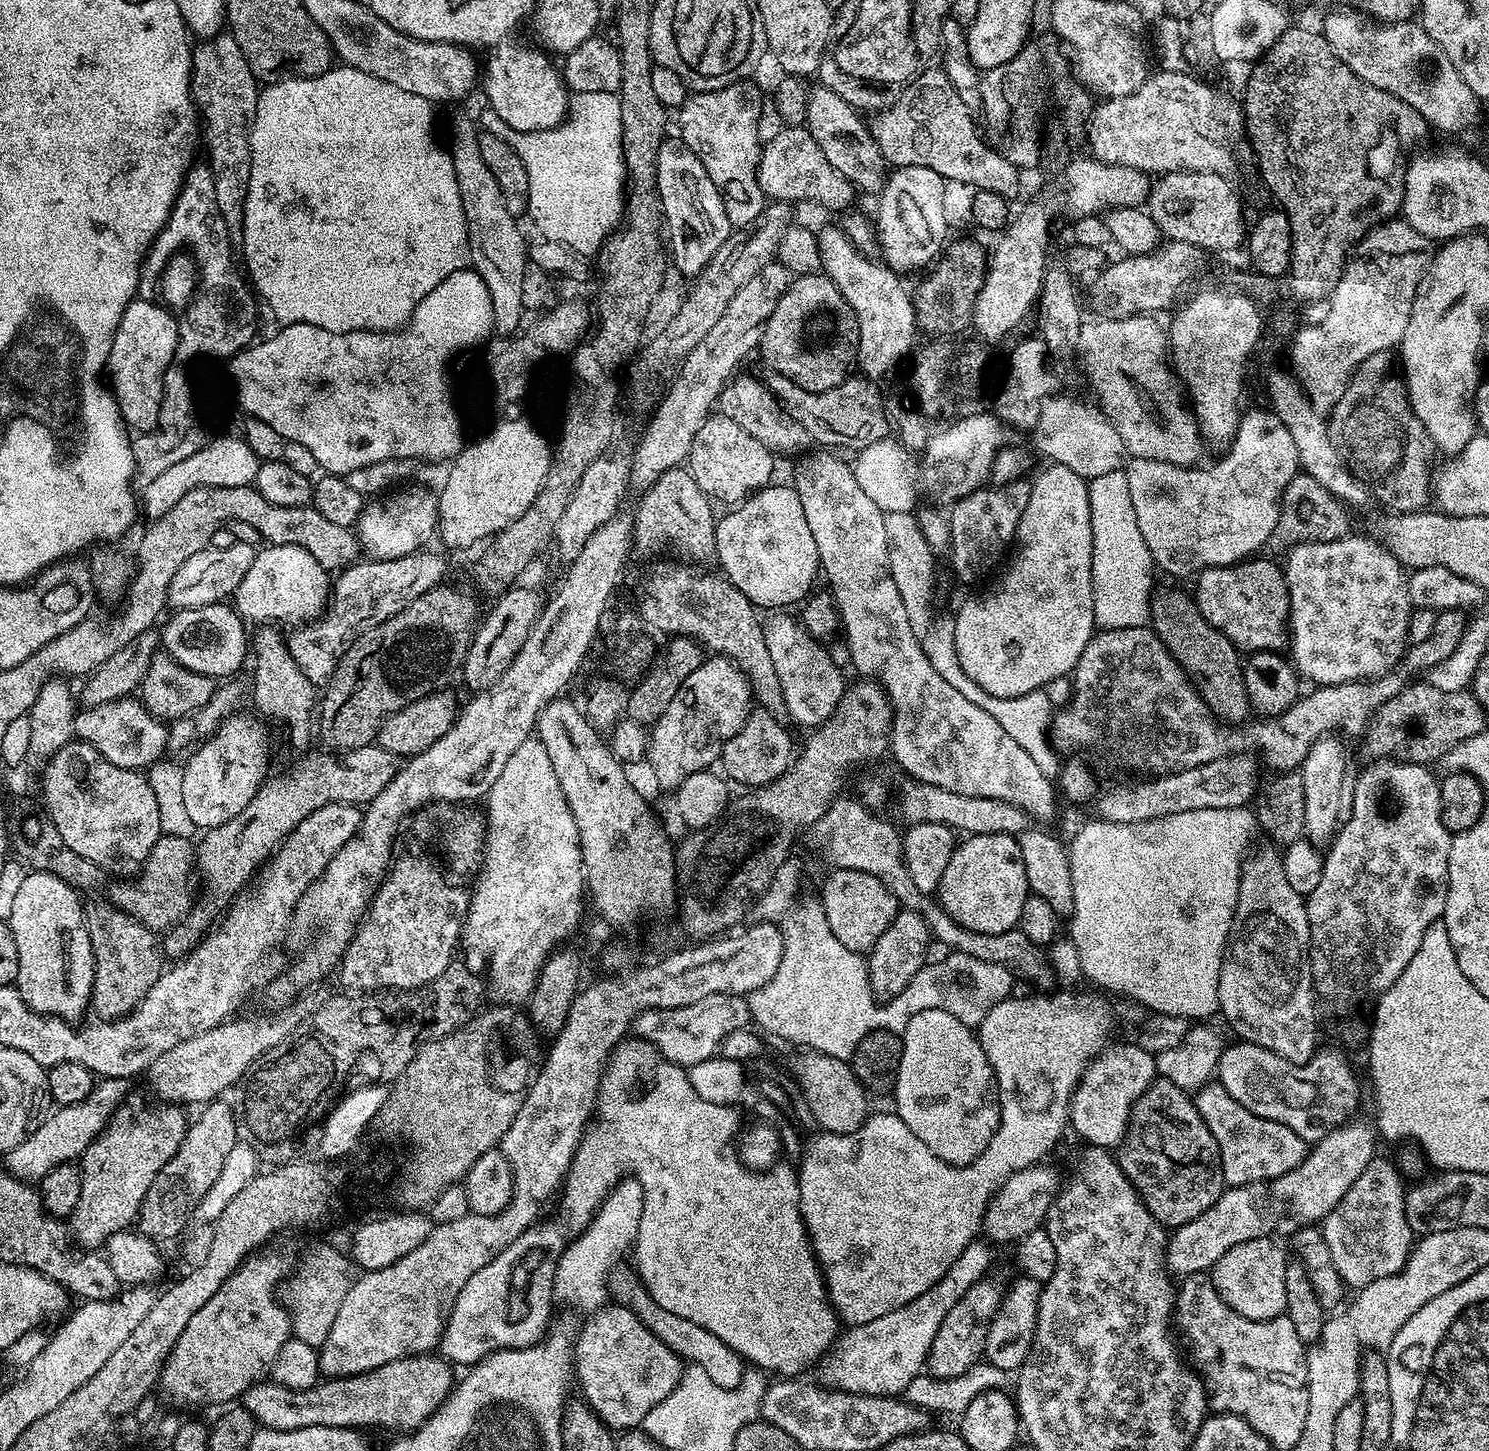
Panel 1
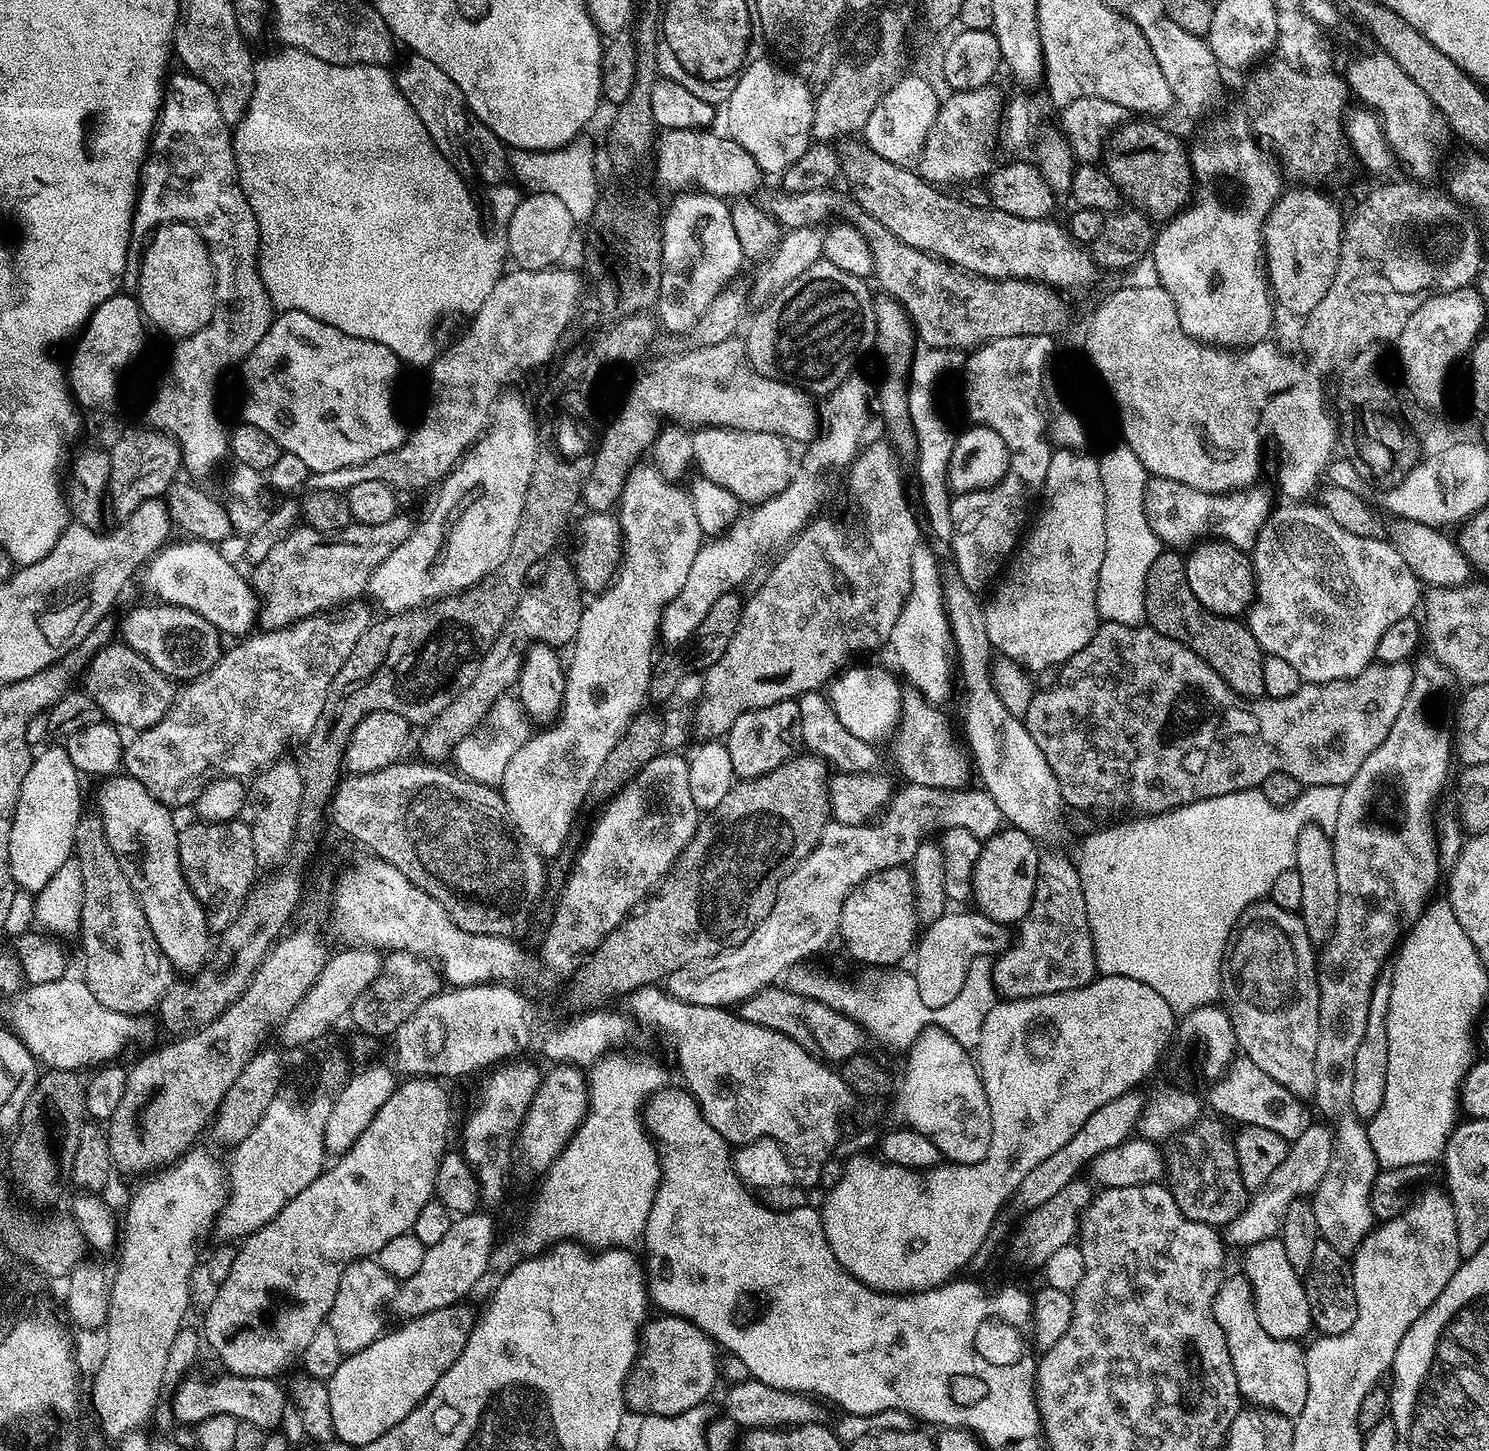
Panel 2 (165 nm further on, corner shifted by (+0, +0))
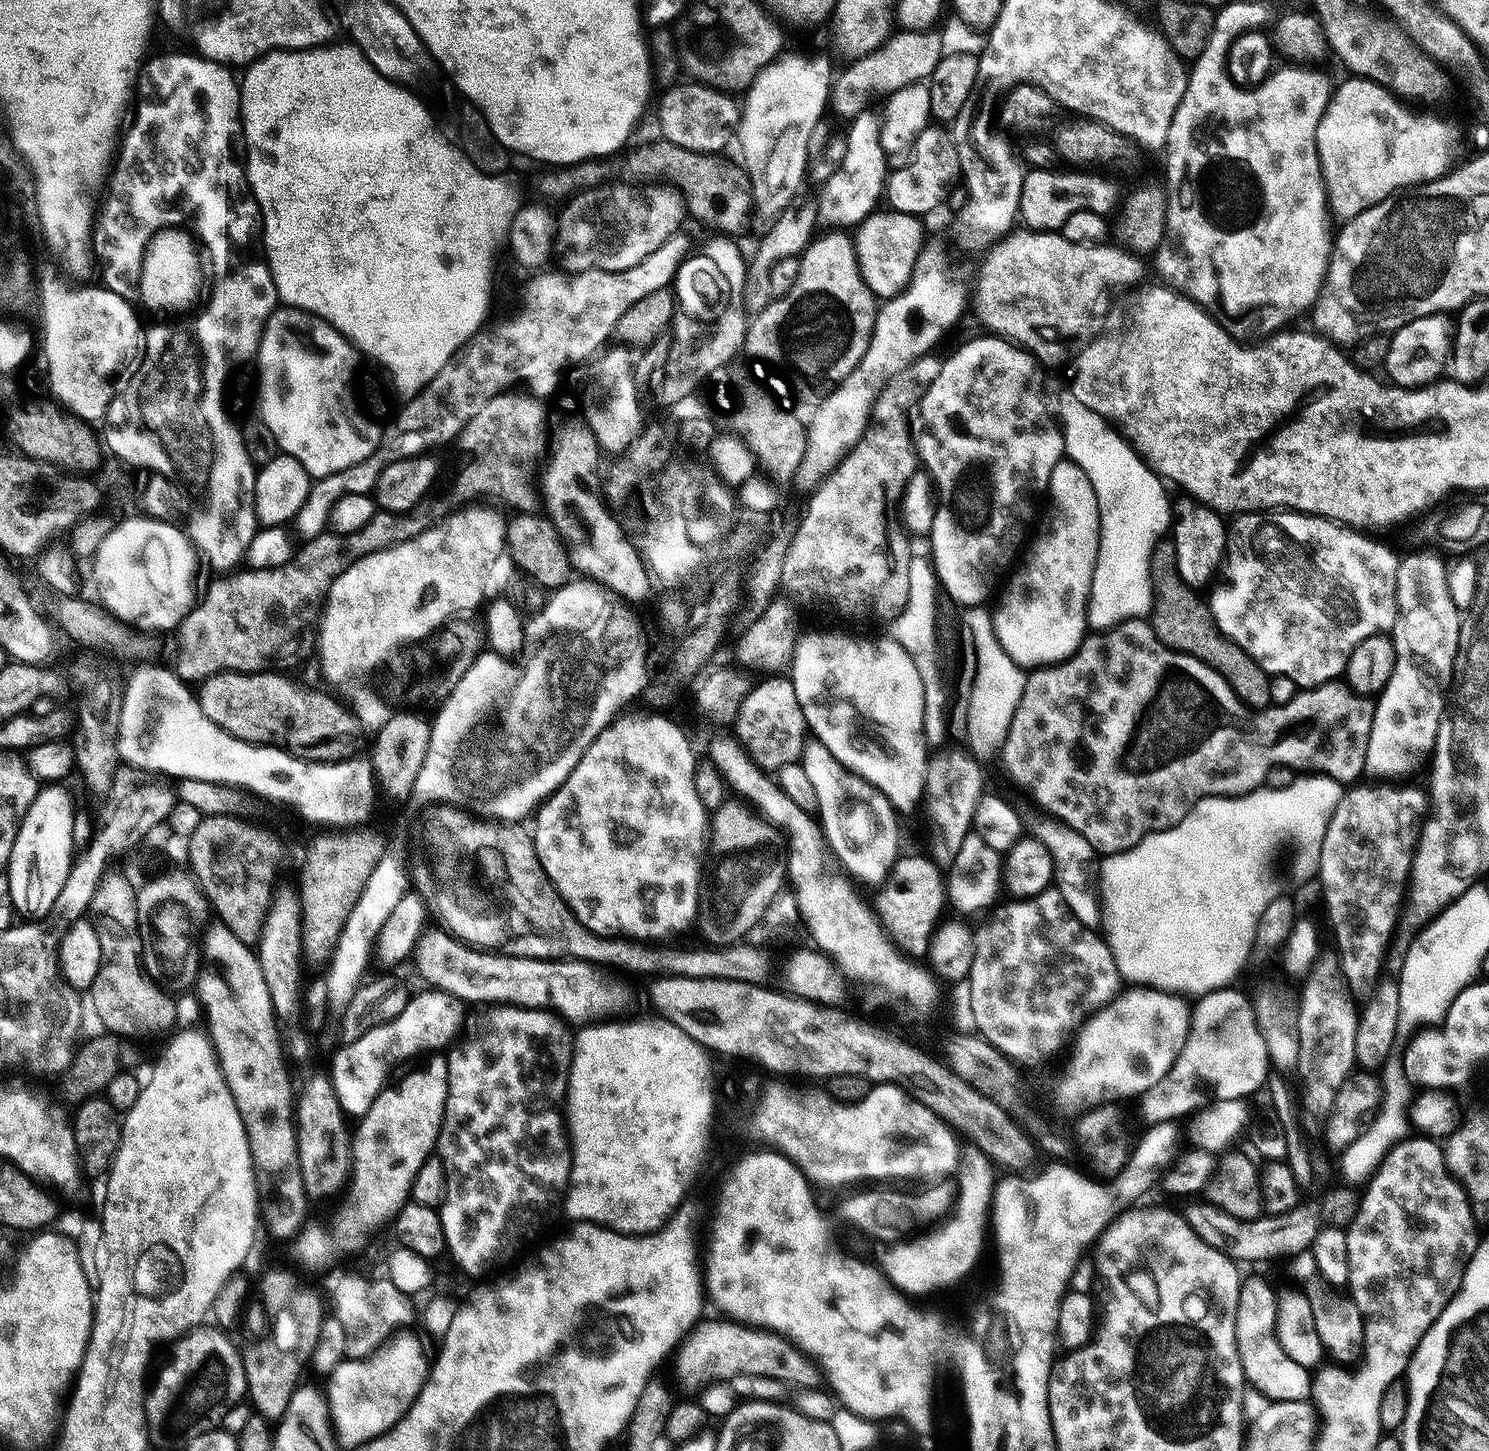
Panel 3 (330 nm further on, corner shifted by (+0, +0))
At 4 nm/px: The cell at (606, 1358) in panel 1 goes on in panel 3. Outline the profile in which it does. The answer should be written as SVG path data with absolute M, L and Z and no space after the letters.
M701 1319L680 1341L675 1360L677 1359L676 1372L682 1383L704 1386L712 1381L731 1379L733 1376L754 1375L776 1379L784 1386L793 1384L796 1390L821 1387L822 1373L819 1364L805 1352L801 1352L791 1340L759 1326L745 1326L740 1322L724 1320Z

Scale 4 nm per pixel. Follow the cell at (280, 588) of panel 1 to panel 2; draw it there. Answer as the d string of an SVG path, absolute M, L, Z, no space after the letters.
M191 538L181 539L181 544L175 544L175 542L169 542L164 545L154 556L151 557L143 565L142 568L142 576L144 572L144 584L149 588L150 591L153 592L155 599L159 601L161 604L173 604L174 606L178 606L179 608L185 608L186 610L194 610L194 614L202 614L202 618L206 618L206 622L210 622L216 627L217 632L221 634L227 634L229 632L230 635L236 636L232 638L240 638L243 637L246 633L249 633L253 628L251 628L252 623L253 626L257 623L258 620L258 597L256 595L255 589L252 587L251 583L247 579L244 580L240 577L240 568L237 565L231 564L230 562L226 562L225 559L219 556L219 550L217 545L208 544L204 540L193 540Z

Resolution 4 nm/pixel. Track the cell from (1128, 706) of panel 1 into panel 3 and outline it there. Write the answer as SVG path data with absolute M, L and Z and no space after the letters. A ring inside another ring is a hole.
M1147 619L1124 620L1112 628L1096 630L1085 635L1084 641L1080 643L1075 654L1067 656L1059 664L1041 666L1027 673L1022 698L1018 702L1018 710L1014 710L1014 718L1010 722L1010 730L998 753L998 760L1004 763L1005 774L1022 791L1029 792L1036 799L1037 806L1045 808L1049 812L1047 815L1053 821L1059 822L1071 832L1080 834L1086 842L1090 842L1090 846L1096 849L1097 853L1111 854L1130 850L1150 833L1161 832L1182 822L1182 818L1186 818L1186 814L1191 810L1193 804L1197 804L1207 796L1245 796L1246 793L1261 787L1272 768L1280 765L1293 770L1303 770L1308 774L1329 776L1342 786L1359 781L1366 772L1366 750L1370 742L1373 707L1371 699L1355 694L1347 683L1329 682L1320 684L1317 688L1297 691L1294 699L1286 704L1272 704L1266 708L1253 710L1237 698L1234 690L1230 690L1226 678L1222 678L1222 674L1218 674L1213 668L1206 666L1206 662L1188 656L1185 652L1175 652L1174 649L1167 648L1156 637L1152 625ZM1134 740L1156 740L1156 774L1152 774L1148 780L1146 778L1136 780L1132 776L1122 776L1116 770L1116 762L1122 752L1122 746L1130 750ZM1064 760L1070 766L1068 770L1090 770L1090 776L1054 776L1054 768L1058 766L1058 762L1064 762Z

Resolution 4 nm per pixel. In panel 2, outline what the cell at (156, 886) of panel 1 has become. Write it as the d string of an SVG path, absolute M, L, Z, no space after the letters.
M243 819L195 822L179 831L178 854L189 890L203 904L213 929L223 930L236 919L258 874L251 830Z

